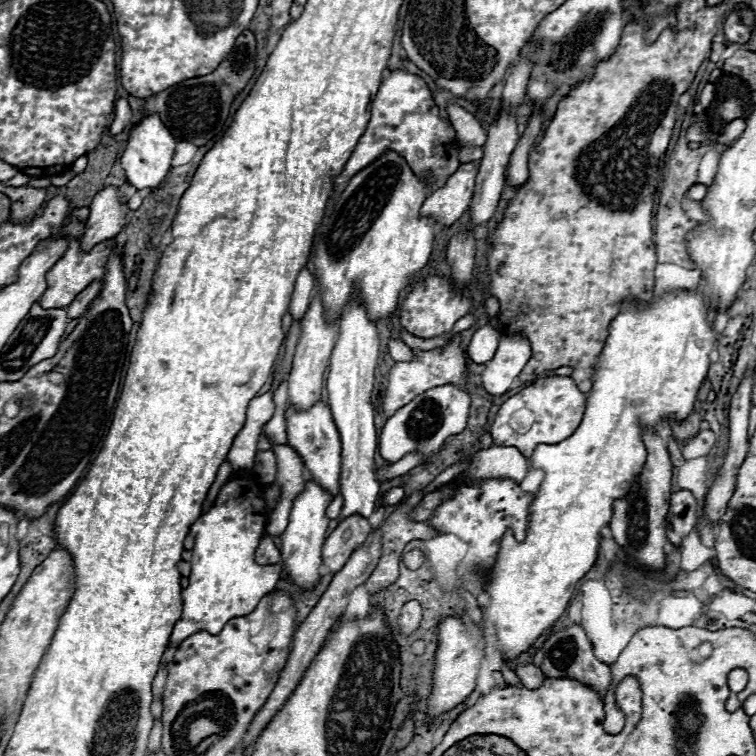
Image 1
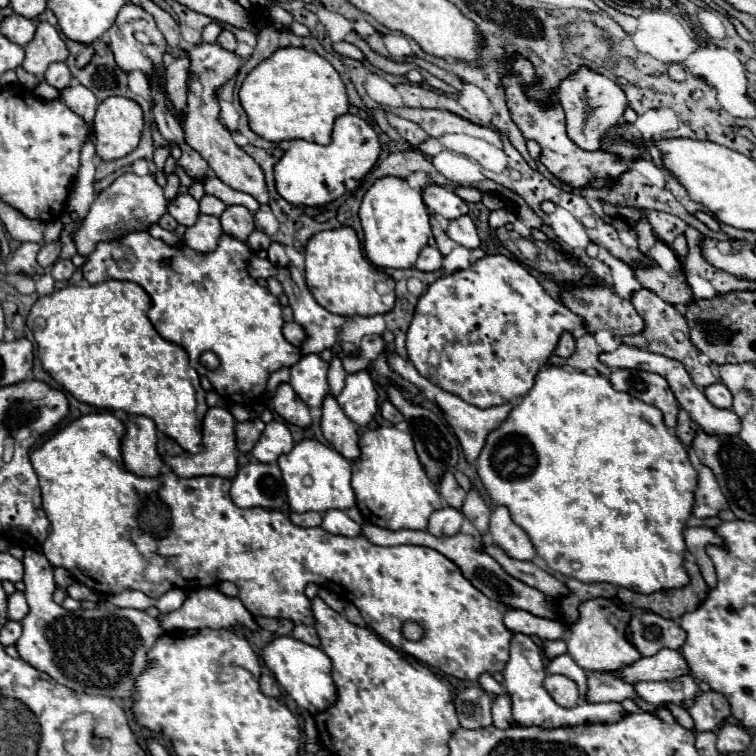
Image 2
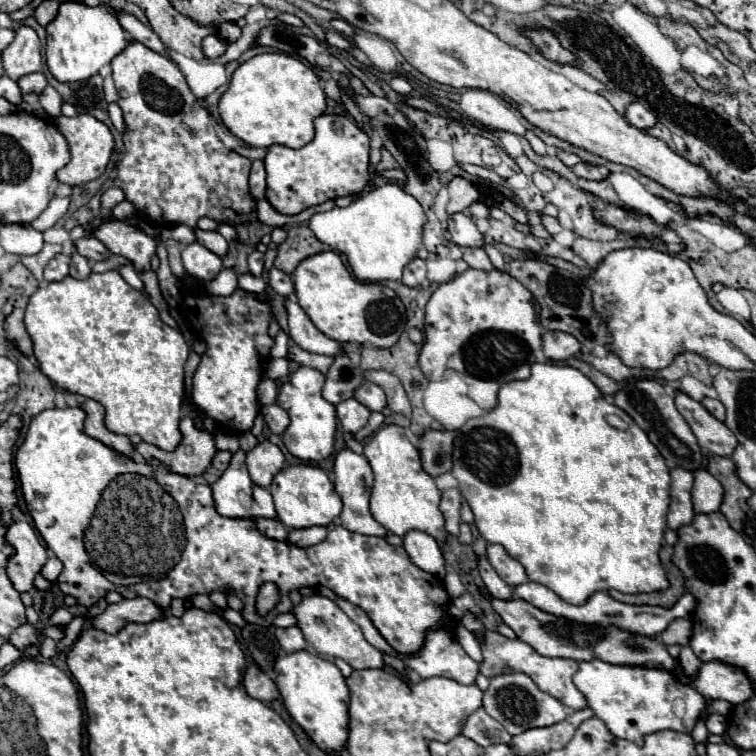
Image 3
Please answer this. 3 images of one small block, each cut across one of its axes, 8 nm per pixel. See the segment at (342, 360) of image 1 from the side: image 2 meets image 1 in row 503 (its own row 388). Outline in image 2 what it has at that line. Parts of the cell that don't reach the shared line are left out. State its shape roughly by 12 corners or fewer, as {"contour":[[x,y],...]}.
{"contour":[[366,370],[346,376],[336,398],[344,414],[366,426],[378,392]]}

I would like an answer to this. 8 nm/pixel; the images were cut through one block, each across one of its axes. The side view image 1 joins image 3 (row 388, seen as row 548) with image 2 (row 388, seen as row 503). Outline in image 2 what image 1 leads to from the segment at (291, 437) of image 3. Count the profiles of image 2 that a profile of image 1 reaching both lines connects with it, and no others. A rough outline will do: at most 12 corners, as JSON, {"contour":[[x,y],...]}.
{"contour":[[306,354],[290,368],[290,386],[308,406],[328,394],[328,362]]}

